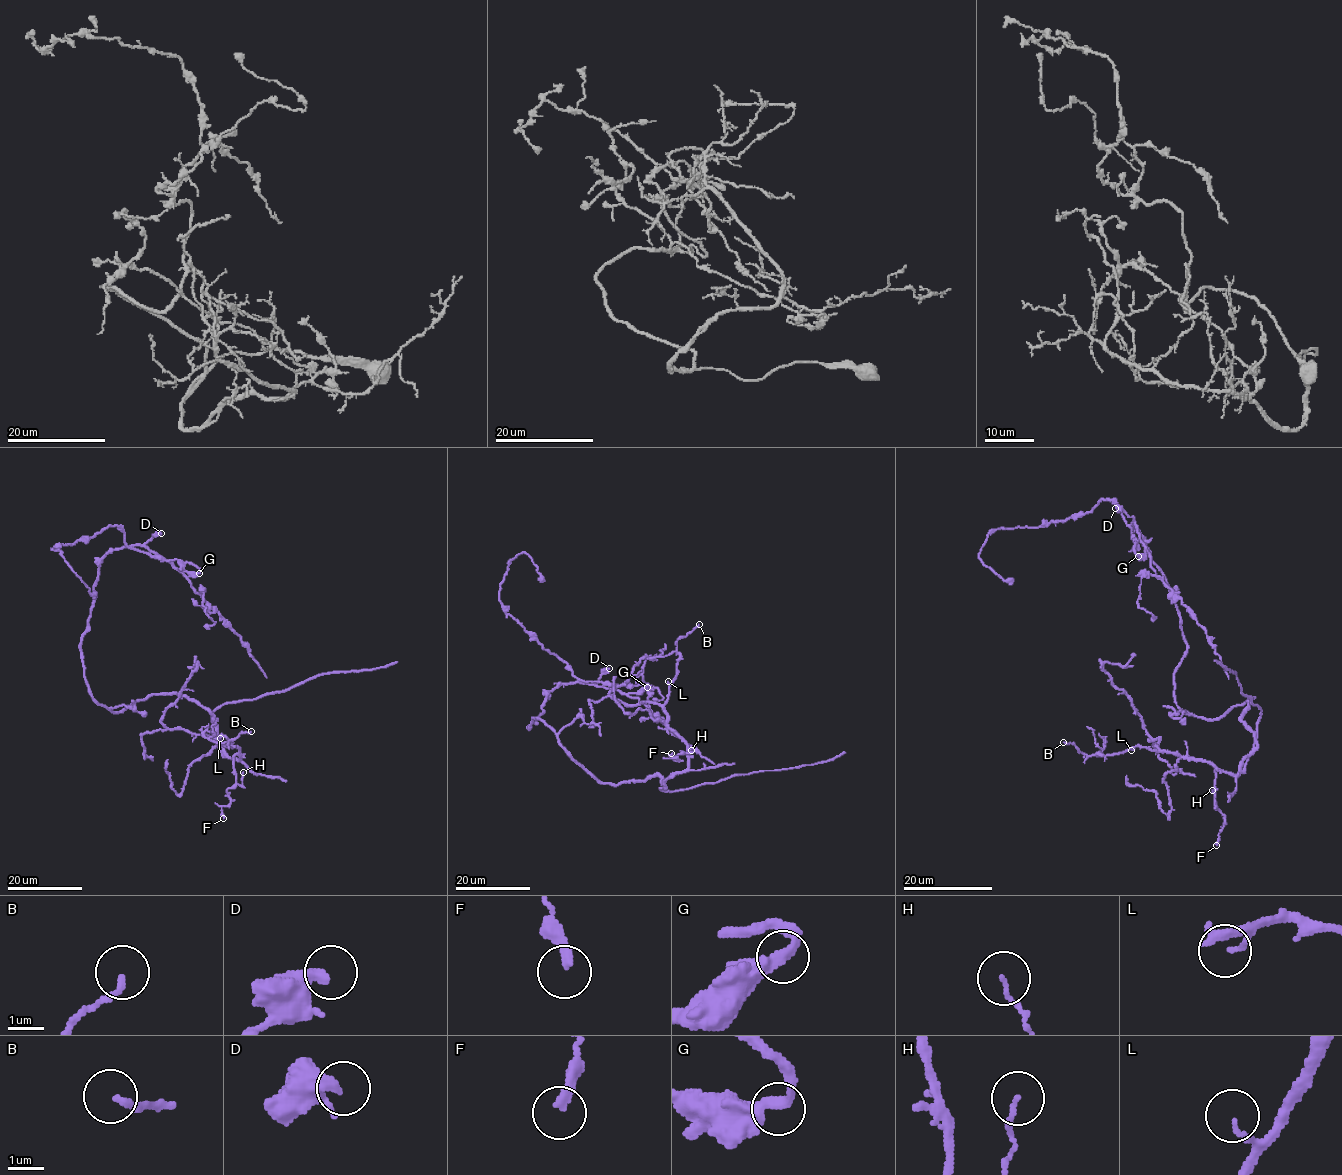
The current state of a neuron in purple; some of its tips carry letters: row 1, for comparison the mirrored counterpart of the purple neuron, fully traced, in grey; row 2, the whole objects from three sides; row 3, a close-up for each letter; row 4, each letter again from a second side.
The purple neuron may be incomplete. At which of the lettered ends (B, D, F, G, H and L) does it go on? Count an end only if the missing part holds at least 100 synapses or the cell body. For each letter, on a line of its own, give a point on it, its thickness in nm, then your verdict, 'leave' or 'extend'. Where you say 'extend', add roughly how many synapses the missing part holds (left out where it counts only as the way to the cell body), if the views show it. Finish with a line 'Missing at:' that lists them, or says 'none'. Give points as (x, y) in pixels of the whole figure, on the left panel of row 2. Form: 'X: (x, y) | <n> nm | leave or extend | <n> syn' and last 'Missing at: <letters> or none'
B: (251, 731) | 170 nm | leave
D: (161, 533) | 420 nm | leave
F: (223, 818) | 240 nm | leave
G: (199, 573) | 360 nm | leave
H: (243, 772) | 100 nm | leave
L: (220, 738) | 120 nm | leave
Missing at: none

